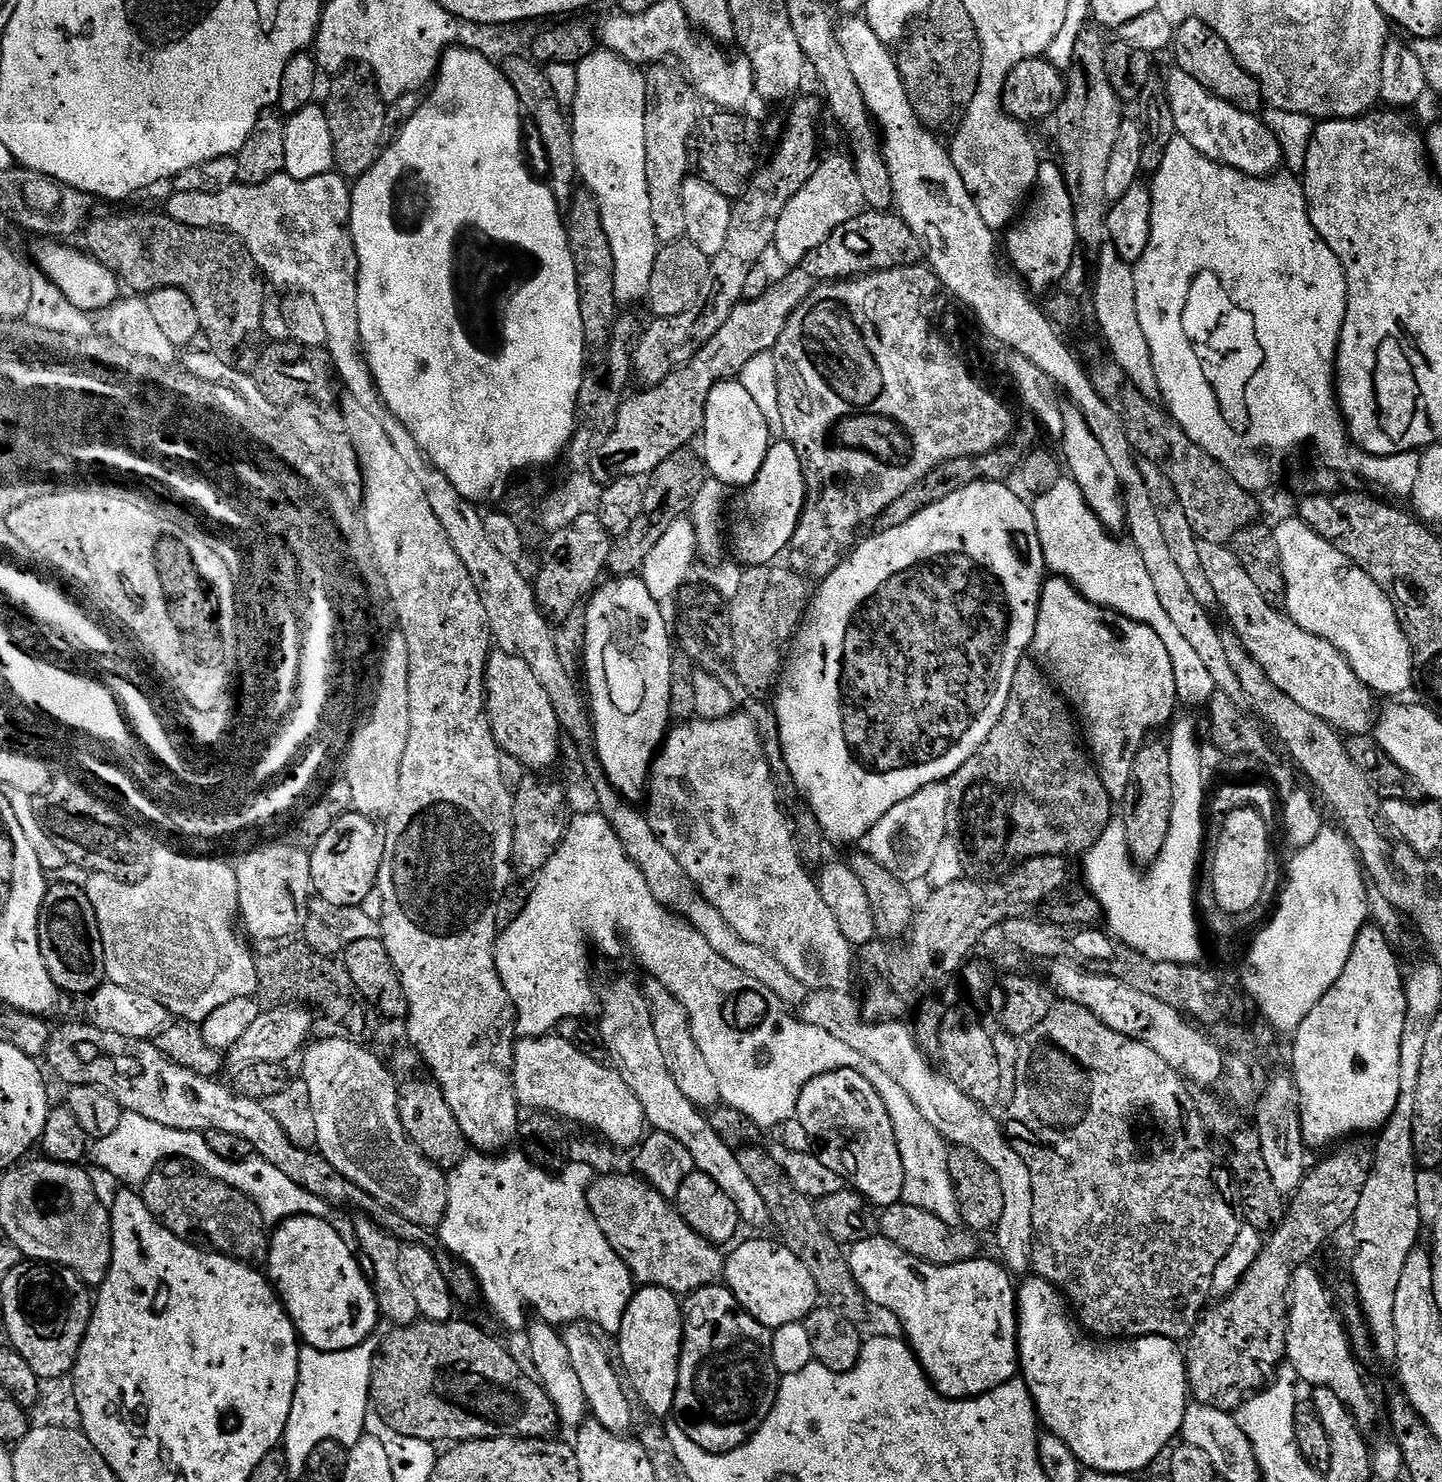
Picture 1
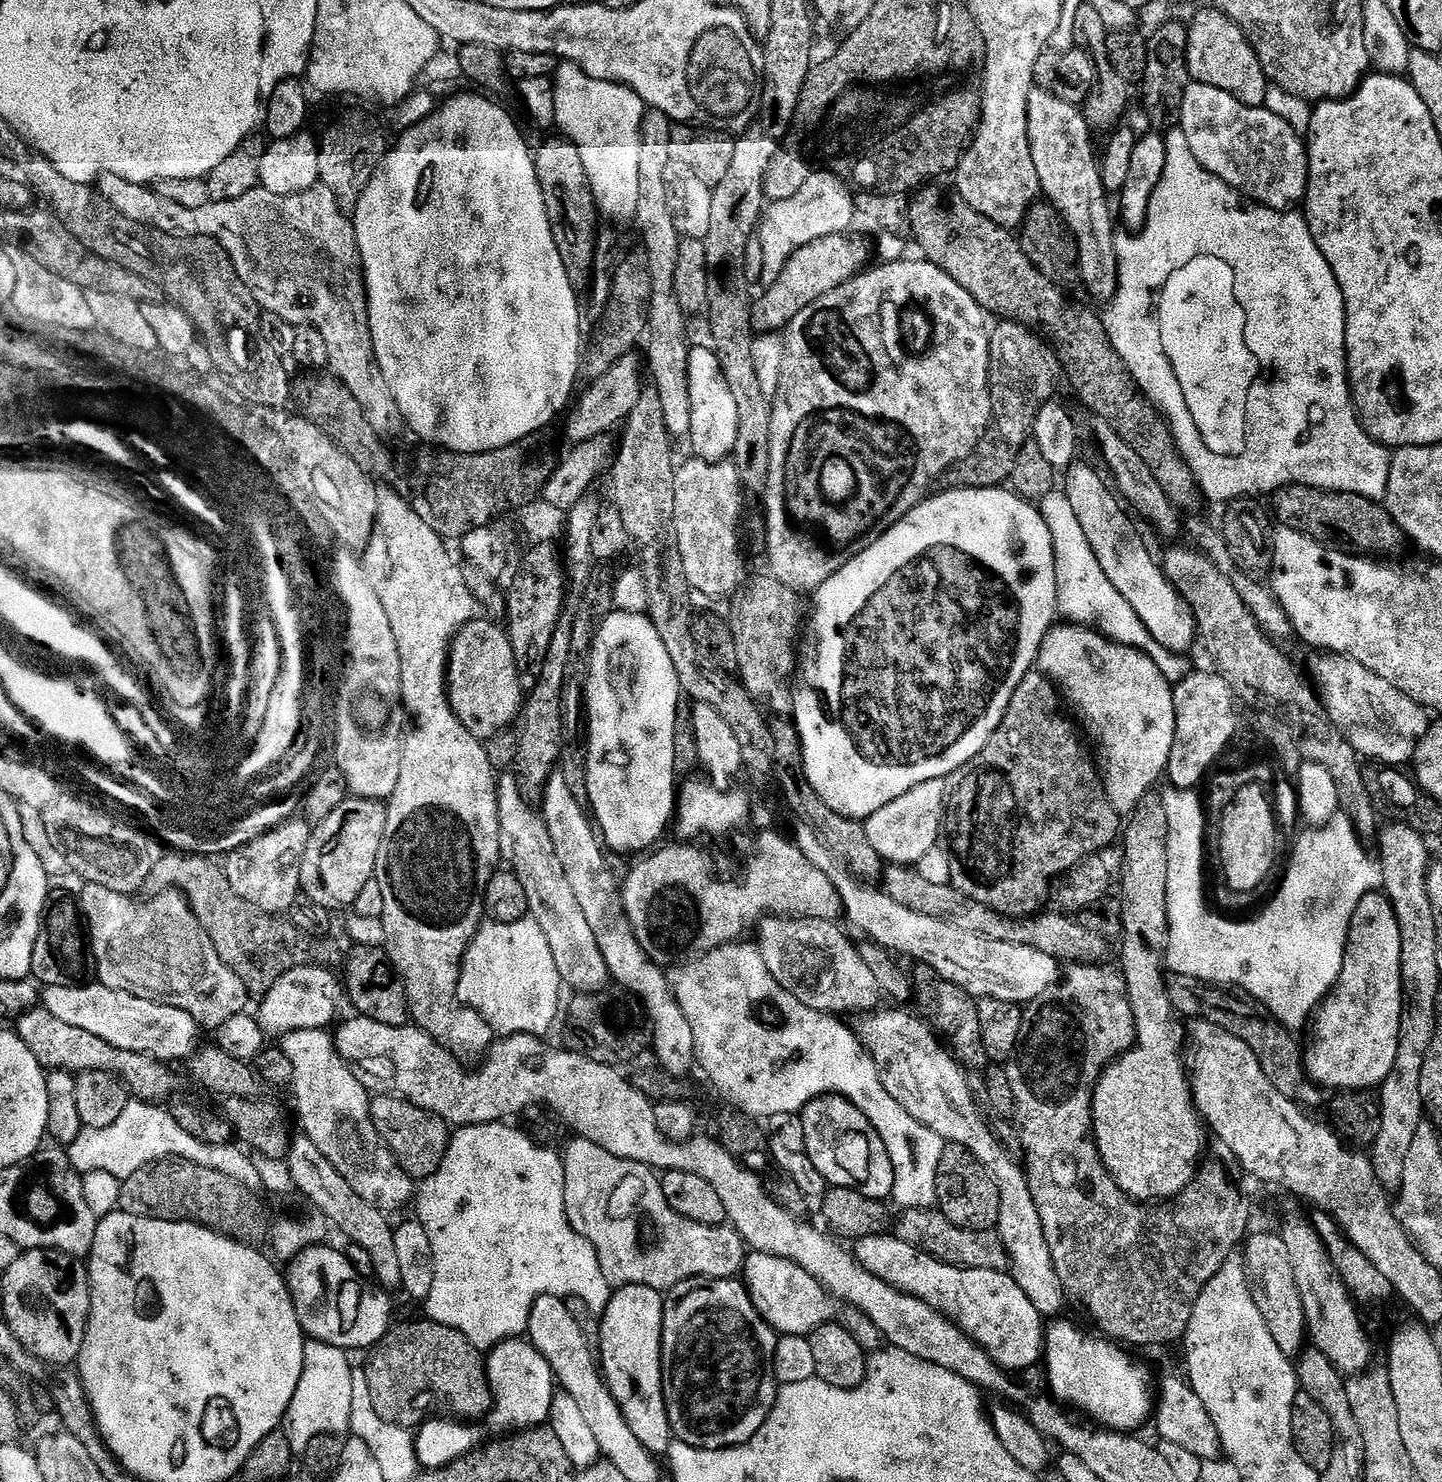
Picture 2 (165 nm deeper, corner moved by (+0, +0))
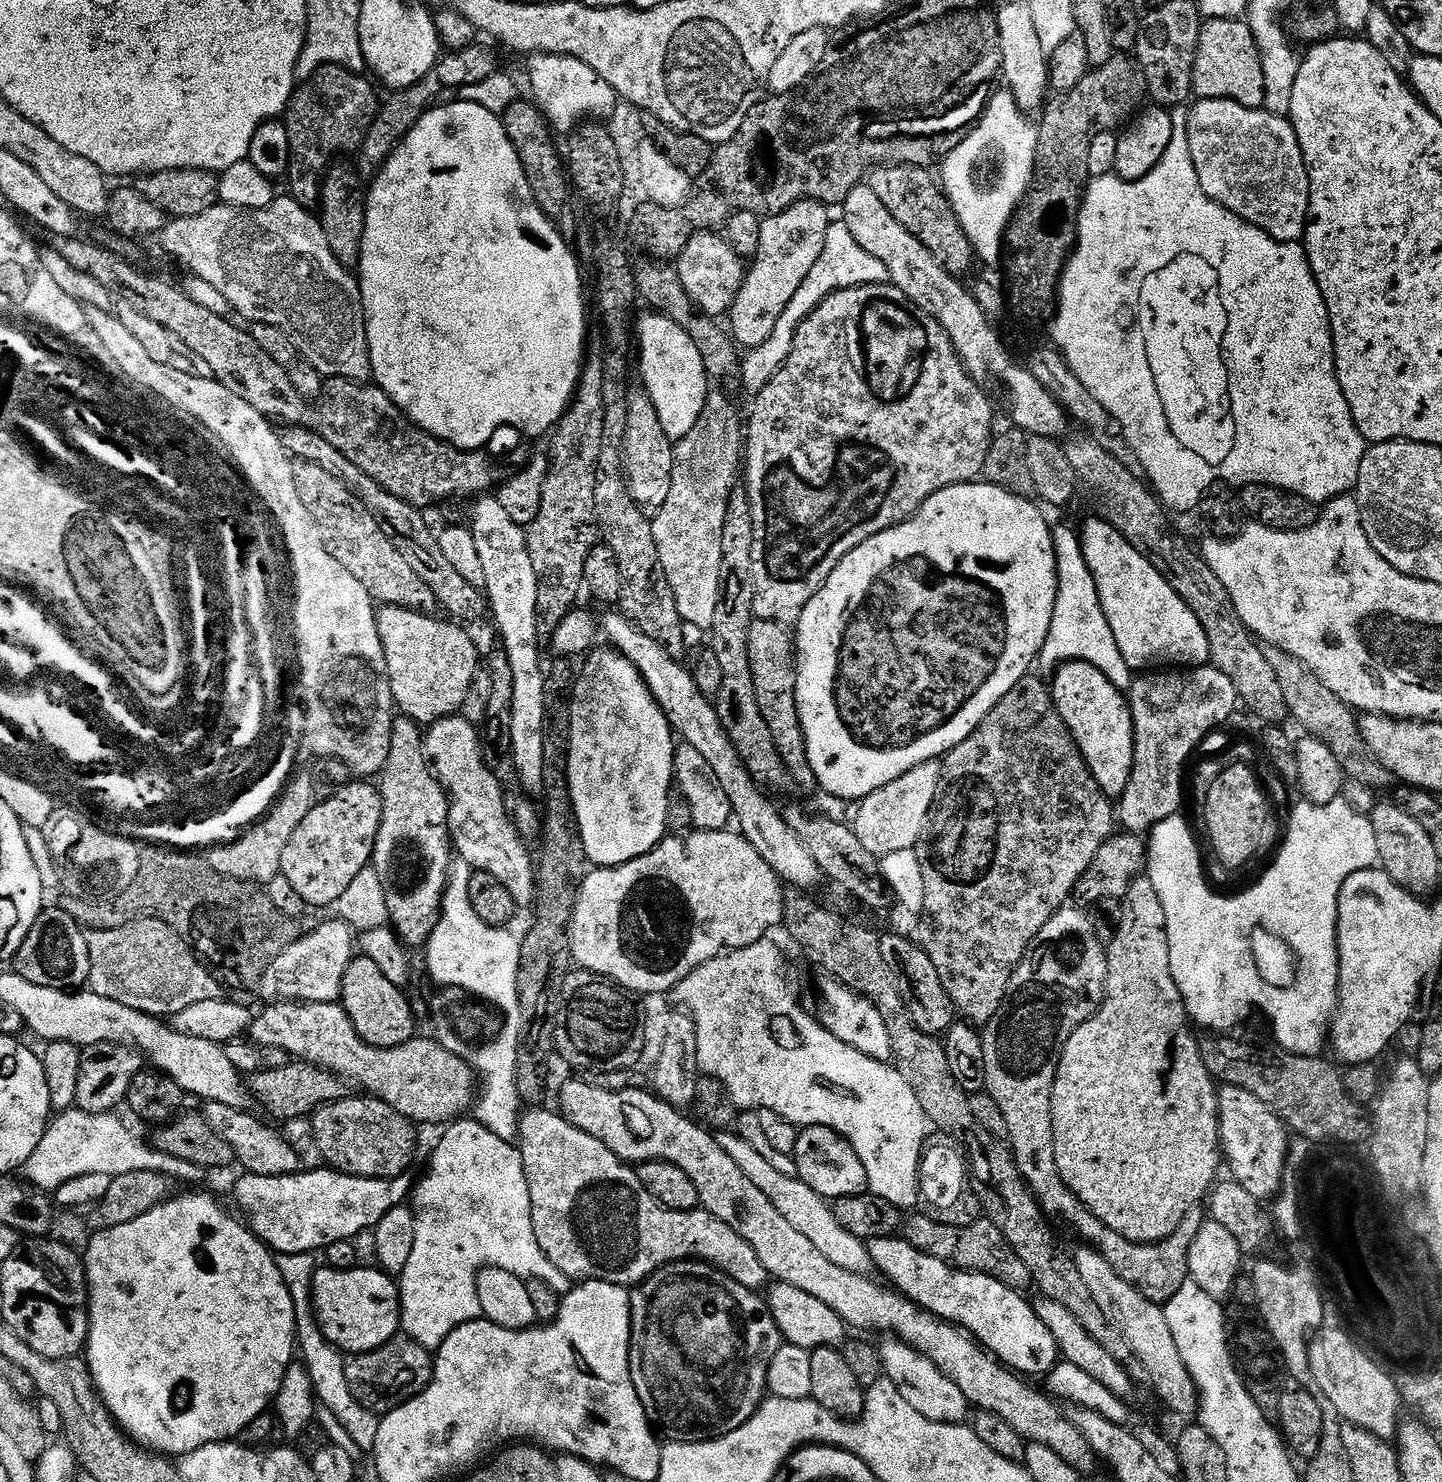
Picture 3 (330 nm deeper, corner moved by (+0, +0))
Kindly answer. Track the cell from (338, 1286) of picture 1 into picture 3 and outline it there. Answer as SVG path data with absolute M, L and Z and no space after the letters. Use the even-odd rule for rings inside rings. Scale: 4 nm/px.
M376 1266L342 1270L323 1267L314 1282L314 1304L328 1338L348 1354L378 1350L397 1339L402 1328L397 1281Z

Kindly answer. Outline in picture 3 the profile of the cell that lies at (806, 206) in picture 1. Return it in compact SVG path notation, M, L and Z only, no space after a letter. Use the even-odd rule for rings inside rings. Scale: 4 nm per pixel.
M806 199L763 221L758 260L764 263L764 269L761 270L760 276L747 277L728 315L731 335L741 347L760 347L768 341L786 306L797 299L796 291L802 286L805 287L815 264L825 255L824 239L828 236L828 212L829 205Z

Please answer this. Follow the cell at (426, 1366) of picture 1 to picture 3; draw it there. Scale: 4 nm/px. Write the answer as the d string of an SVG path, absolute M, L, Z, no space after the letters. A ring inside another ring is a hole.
M397 1338L392 1343L382 1346L373 1352L361 1352L355 1357L356 1365L351 1365L350 1380L354 1385L354 1392L357 1397L373 1413L387 1414L400 1404L405 1404L414 1396L419 1396L428 1387L434 1376L434 1360L430 1357L429 1349L421 1346L411 1338Z

